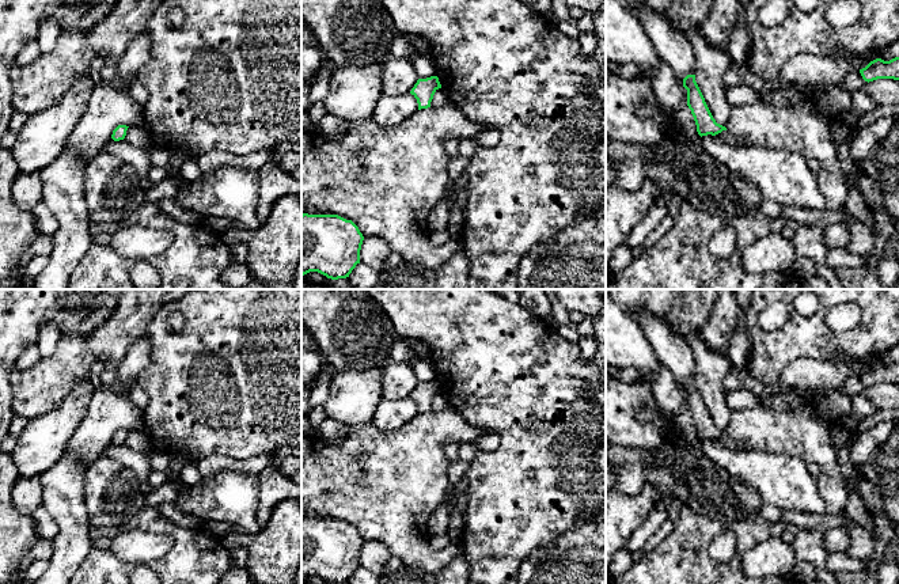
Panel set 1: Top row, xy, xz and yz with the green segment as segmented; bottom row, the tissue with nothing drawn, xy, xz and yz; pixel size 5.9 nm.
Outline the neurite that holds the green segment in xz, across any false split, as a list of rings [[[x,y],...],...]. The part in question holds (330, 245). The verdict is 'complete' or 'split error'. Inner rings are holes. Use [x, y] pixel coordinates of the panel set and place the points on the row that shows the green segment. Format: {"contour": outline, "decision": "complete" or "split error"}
{"contour": [[[301,215],[301,277],[318,272],[327,278],[346,278],[360,263],[364,236],[338,215]]], "decision": "complete"}

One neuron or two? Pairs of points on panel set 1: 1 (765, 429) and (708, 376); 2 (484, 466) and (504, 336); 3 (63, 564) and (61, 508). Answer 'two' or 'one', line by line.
1: two
2: one
3: one

